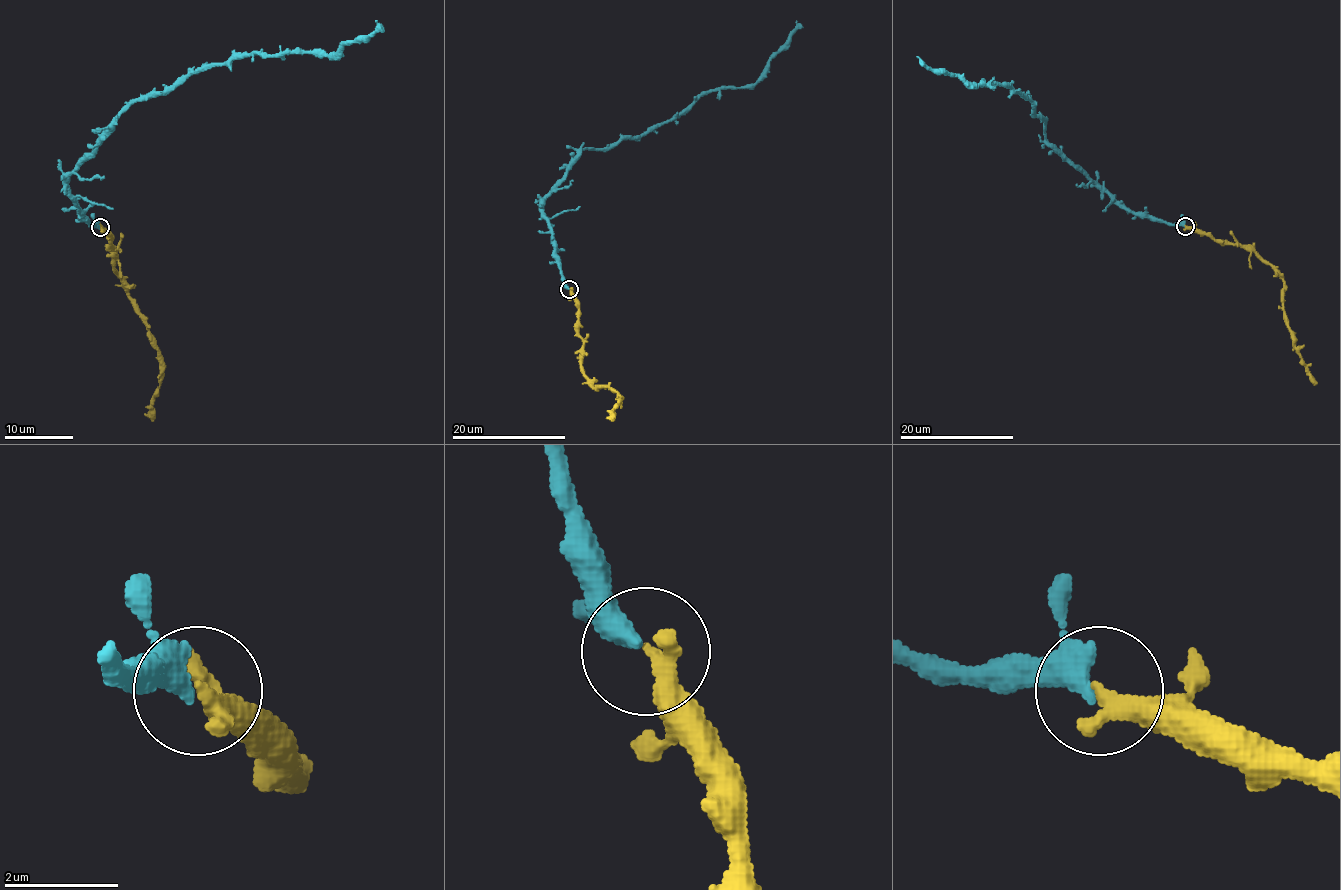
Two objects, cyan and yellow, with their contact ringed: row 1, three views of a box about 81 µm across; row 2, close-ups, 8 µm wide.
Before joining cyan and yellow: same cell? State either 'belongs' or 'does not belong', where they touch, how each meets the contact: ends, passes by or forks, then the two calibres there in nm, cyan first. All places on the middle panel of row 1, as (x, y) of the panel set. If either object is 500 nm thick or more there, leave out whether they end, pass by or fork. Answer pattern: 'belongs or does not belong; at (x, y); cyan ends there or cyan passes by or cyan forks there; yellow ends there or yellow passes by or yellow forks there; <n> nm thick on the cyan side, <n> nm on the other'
belongs; at (569, 289); cyan passes by; yellow ends there; 320 nm thick on the cyan side, 380 nm on the other

